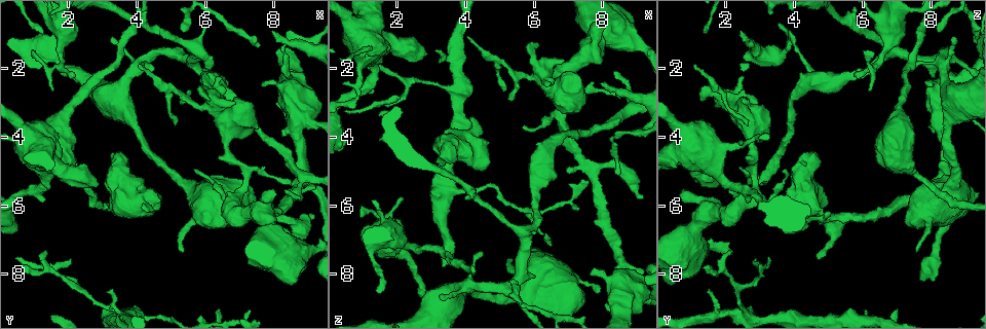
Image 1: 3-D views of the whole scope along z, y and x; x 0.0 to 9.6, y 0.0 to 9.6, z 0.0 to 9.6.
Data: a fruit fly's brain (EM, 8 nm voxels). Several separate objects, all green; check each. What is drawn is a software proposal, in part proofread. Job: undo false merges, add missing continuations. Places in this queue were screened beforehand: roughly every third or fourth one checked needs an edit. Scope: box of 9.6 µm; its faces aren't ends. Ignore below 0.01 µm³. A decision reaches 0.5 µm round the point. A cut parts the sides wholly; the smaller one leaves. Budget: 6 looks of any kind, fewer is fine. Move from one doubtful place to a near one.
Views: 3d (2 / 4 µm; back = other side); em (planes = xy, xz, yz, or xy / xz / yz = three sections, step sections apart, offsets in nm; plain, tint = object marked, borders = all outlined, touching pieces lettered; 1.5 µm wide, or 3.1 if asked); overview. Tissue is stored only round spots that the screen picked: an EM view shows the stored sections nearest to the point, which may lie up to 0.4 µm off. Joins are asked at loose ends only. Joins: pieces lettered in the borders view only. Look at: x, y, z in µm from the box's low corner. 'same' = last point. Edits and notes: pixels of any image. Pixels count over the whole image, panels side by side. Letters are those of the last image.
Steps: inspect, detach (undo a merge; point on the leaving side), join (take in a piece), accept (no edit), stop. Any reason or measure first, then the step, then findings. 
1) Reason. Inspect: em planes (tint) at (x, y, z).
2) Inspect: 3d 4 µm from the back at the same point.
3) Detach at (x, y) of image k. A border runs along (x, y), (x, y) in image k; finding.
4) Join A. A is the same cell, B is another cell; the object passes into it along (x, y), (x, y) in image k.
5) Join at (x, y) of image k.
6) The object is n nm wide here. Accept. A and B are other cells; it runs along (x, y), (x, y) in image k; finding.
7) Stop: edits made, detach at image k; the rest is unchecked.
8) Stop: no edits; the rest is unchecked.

Branch point. Inspect: em planes (plain) at (1.90, 8.10, 3.05).

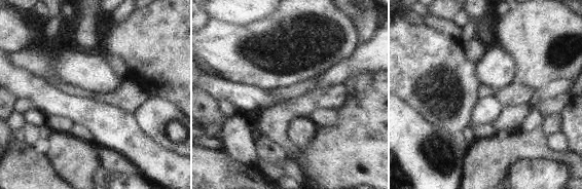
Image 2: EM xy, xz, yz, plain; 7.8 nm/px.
See the neighbours. Inspect: em planes (borders) at the same point.

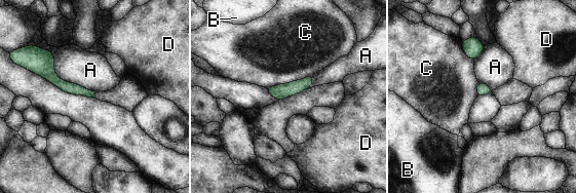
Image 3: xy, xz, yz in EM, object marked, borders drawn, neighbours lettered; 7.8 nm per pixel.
Accept. A, B, C and D are other cells; a border runs along (53, 52), (60, 77), (96, 91) in image 3; one neuron here.

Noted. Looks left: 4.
Sudden change in width. Inspect: 3d 4 µm from the back at (8.95, 1.30, 2.80).

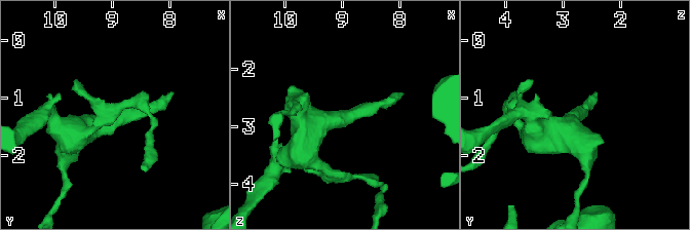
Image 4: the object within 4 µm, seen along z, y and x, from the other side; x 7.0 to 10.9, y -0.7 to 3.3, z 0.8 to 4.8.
Now the EM. Inspect: em xz step 4 (borders) at (8.90, 1.35, 2.85).

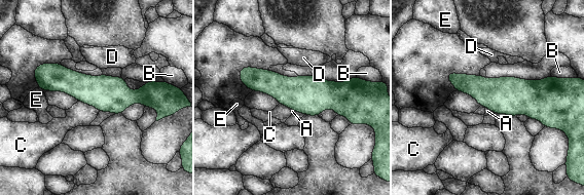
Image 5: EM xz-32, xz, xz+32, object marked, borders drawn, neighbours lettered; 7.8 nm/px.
The object is 280 nm wide here; the longest contact is with C, 190 nm. Accept. A, B, C, D and E are other cells; all the same neuron.

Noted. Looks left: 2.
Branch stops here. Inspect: em planes (tint) at (6.10, 3.00, 1.35).

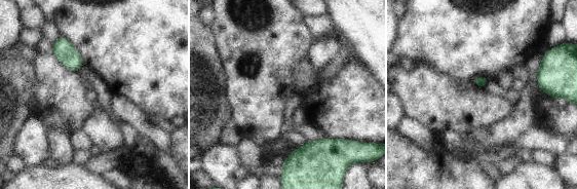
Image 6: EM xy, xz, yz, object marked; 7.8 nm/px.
Inspect: em planes (borders) at the same point.

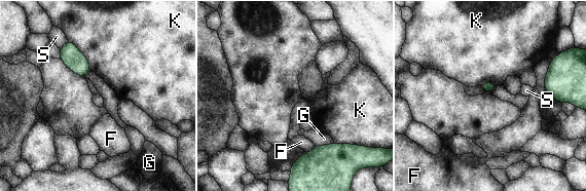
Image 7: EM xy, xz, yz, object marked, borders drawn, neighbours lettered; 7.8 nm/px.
Accept. F, G, K and S are other cells; no lettered piece goes on from it.

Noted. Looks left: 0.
Stop: no edits; the rest is unchecked.

